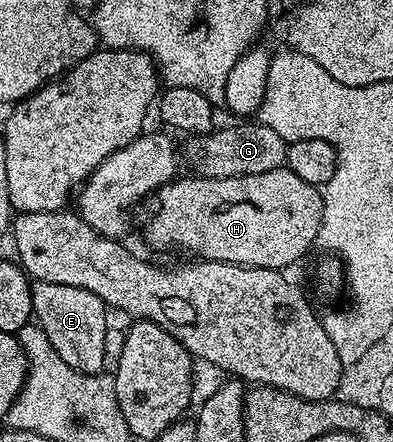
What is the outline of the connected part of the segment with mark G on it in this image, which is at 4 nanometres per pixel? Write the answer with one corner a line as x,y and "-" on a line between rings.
238,122
235,128
215,127
207,136
196,136
187,139
186,160
190,163
190,172
195,176
208,178
232,178
233,176
247,176
248,174
264,174
268,170
276,170
286,163
286,141
268,126
257,122

